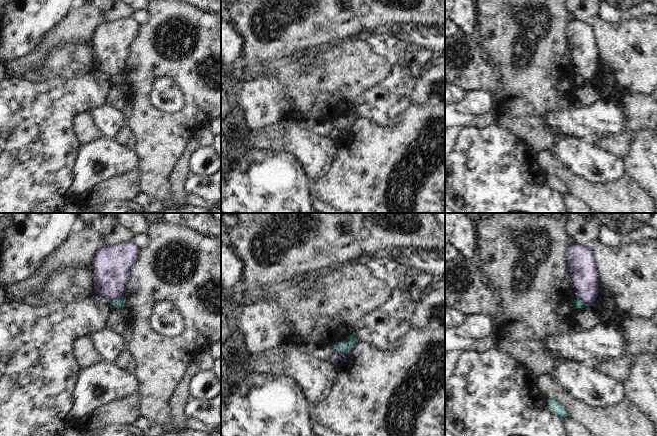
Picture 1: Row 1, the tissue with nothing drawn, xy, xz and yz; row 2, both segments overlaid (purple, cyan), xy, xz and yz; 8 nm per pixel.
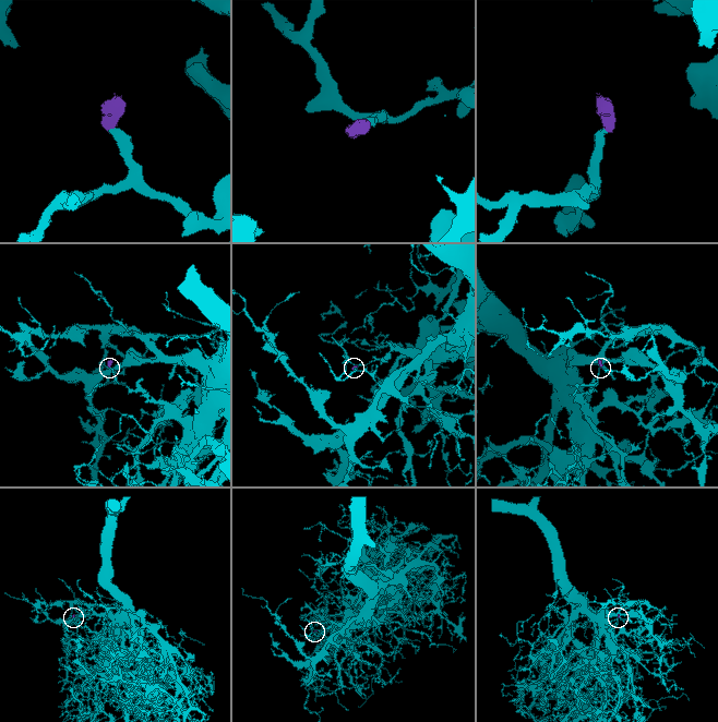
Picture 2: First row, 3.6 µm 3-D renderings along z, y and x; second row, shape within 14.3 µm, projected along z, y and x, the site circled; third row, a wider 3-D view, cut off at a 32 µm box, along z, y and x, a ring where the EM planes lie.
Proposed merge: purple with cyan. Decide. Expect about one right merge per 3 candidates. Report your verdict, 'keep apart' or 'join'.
keep apart

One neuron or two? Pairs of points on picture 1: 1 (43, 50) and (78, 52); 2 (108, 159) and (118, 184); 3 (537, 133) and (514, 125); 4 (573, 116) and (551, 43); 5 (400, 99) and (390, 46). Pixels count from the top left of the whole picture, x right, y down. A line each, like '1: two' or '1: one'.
1: two
2: two
3: one
4: two
5: one

